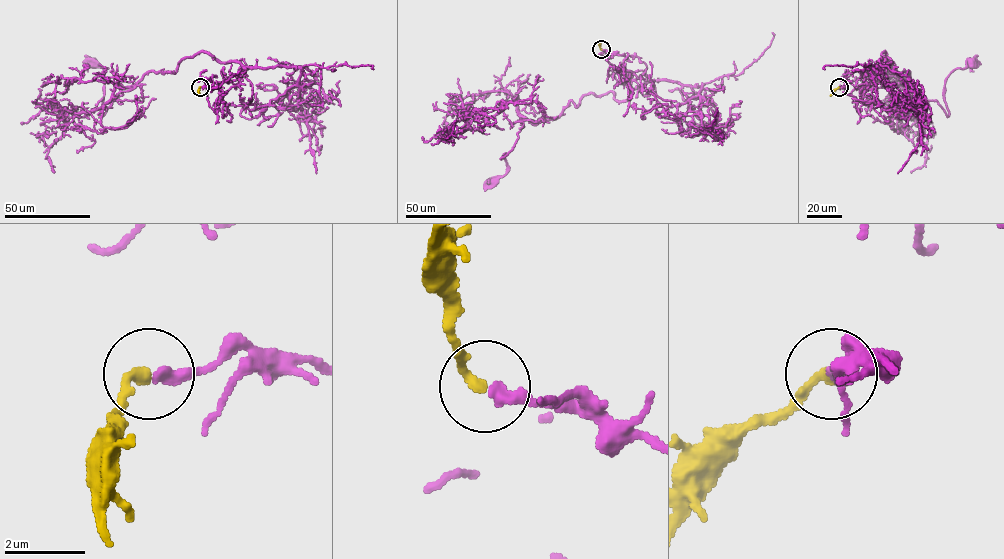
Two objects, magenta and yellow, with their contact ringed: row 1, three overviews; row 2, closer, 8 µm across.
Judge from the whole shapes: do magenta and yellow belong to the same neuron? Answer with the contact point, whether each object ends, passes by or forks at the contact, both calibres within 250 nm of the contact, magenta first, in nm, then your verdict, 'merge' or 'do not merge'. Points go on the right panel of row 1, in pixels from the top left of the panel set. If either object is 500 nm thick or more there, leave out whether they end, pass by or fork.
at (839, 87); magenta ends there; yellow ends there; 320 nm thick on the magenta side, 280 nm on the other; merge

